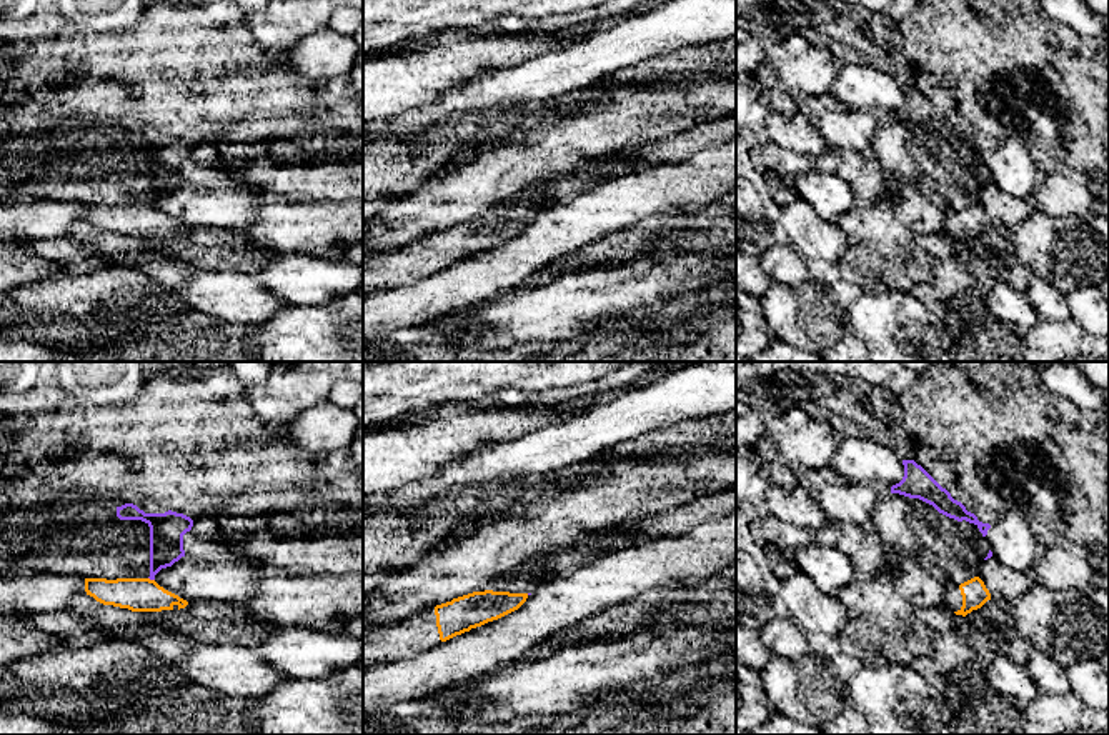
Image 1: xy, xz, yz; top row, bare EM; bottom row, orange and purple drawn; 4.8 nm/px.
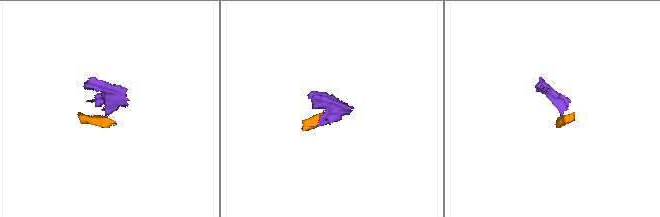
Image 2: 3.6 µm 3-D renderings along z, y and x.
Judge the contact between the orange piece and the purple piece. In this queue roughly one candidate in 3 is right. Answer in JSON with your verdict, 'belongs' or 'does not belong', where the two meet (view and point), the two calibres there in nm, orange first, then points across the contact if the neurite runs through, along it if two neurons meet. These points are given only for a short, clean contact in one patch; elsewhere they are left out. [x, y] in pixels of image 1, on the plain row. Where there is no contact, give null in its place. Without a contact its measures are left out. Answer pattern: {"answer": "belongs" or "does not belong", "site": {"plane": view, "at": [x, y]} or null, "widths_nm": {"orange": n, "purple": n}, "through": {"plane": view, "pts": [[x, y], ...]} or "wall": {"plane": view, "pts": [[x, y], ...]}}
{"answer": "does not belong", "site": {"plane": "xy", "at": [152, 207]}, "widths_nm": {"orange": 160, "purple": 160}, "wall": {"plane": "xy", "pts": [[149, 204], [154, 207]]}}

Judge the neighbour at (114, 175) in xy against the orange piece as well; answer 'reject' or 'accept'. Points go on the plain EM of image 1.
reject

